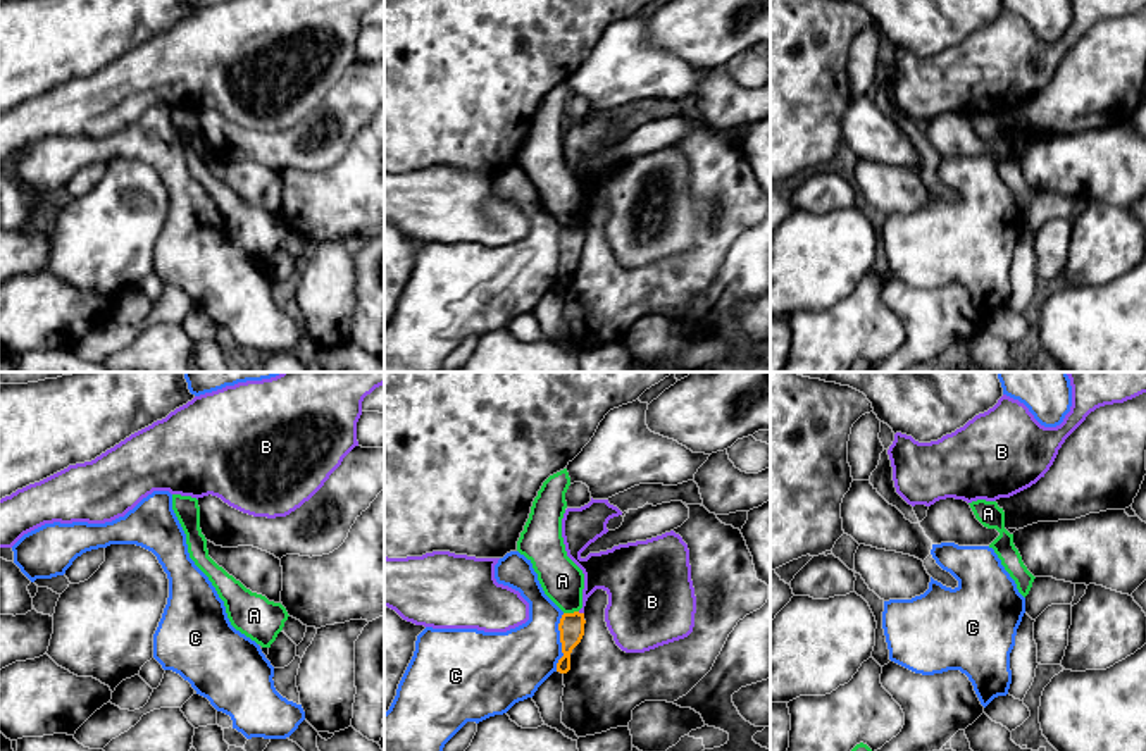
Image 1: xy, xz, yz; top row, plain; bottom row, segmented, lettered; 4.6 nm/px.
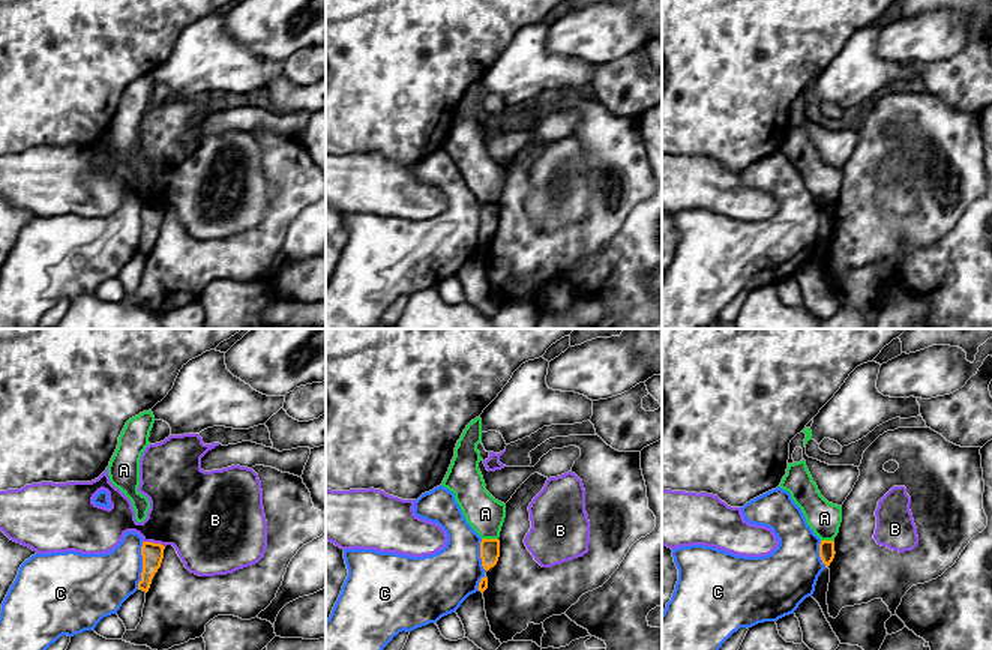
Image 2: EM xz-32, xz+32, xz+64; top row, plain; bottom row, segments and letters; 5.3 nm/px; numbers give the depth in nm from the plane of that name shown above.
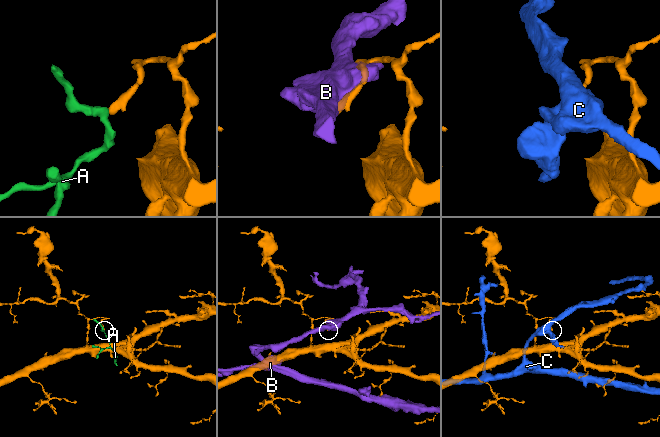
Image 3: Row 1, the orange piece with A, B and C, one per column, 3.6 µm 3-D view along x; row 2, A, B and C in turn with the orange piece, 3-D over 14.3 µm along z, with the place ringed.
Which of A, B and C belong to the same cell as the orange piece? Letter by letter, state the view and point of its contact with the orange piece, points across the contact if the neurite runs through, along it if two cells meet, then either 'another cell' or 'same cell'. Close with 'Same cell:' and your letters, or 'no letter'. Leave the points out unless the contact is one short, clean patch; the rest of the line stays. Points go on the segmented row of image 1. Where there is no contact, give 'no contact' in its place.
A: contact xz (571, 614); border xz (578, 610), (564, 614); another cell
B: contact xz (581, 614); another cell
C: contact xz (560, 641); another cell
Same cell: no letter

